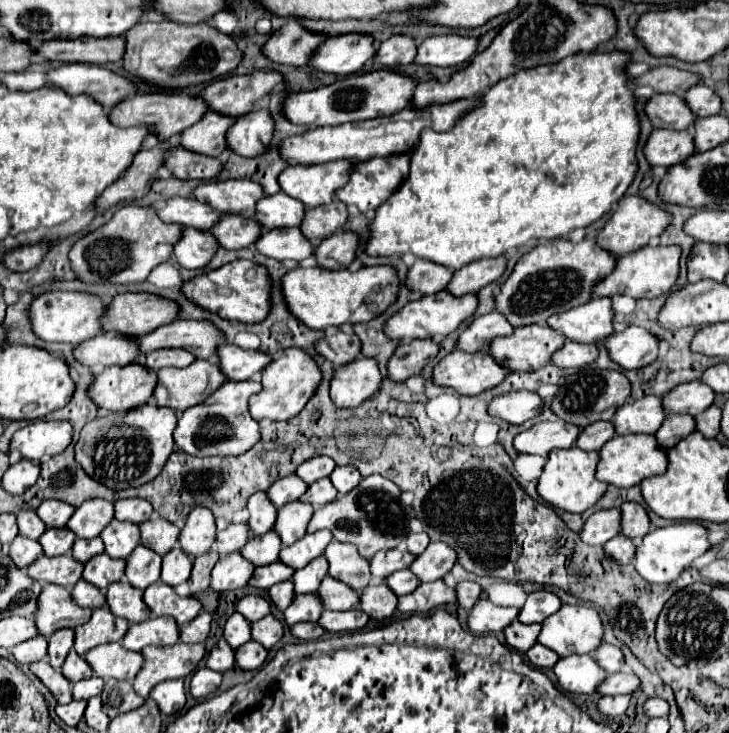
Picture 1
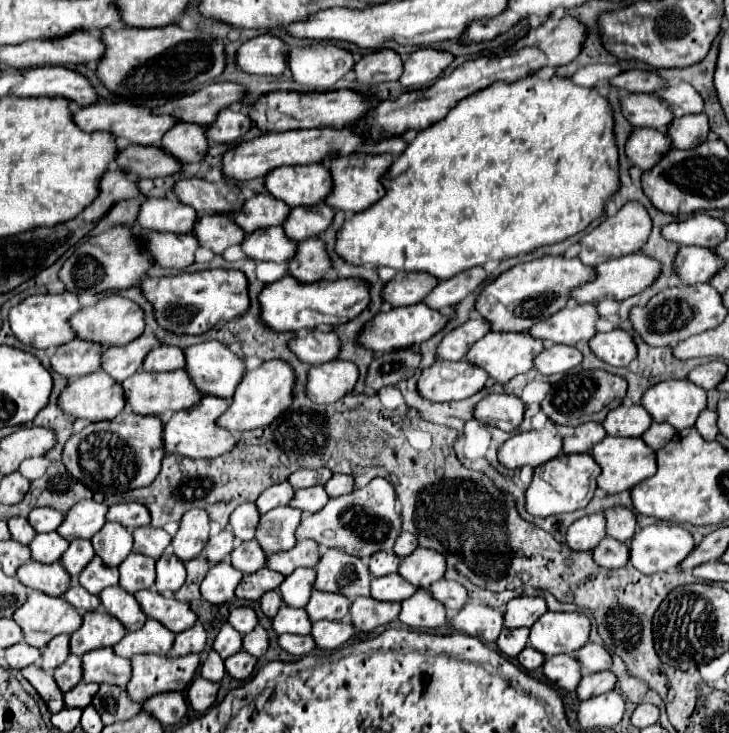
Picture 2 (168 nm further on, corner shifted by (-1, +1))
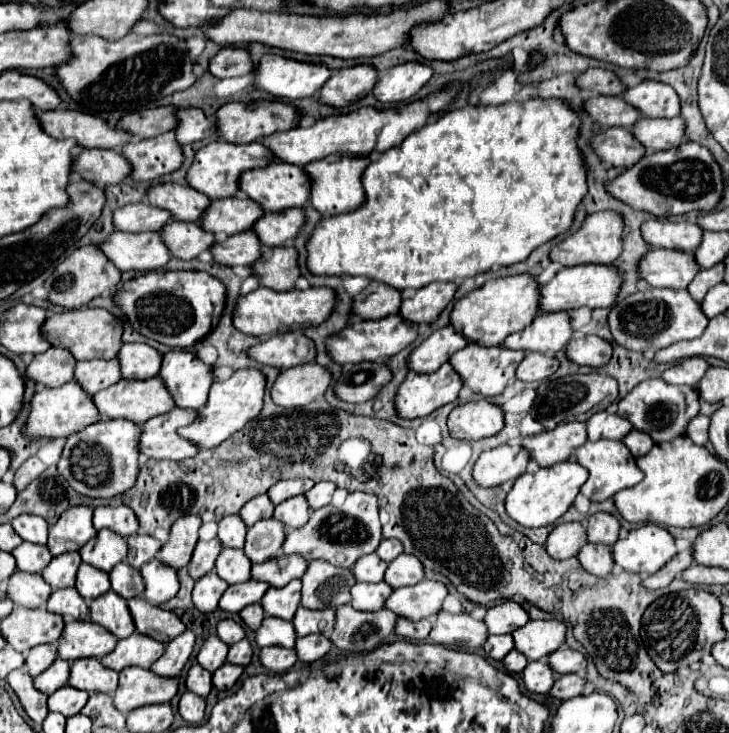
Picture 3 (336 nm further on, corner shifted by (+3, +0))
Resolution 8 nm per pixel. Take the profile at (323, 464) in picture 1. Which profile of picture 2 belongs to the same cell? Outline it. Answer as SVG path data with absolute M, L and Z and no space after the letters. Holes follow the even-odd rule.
M327 468L321 470L297 470L289 476L289 484L293 484L295 490L299 488L309 488L309 486L317 486L317 484L325 484L333 474Z

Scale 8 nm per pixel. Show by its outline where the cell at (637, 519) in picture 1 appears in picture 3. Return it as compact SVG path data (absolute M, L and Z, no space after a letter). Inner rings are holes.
M595 513L589 517L587 525L587 541L589 543L603 543L613 547L615 541L619 539L619 521L611 513Z

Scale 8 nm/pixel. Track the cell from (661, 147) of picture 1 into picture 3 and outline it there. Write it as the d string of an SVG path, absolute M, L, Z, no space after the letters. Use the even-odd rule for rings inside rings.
M607 127L593 139L595 153L613 167L633 167L637 165L645 155L645 145L637 141L637 137L623 127Z

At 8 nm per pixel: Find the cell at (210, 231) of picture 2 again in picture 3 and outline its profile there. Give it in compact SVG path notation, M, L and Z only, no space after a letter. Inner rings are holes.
M169 221L163 229L163 241L169 245L173 257L195 259L199 253L209 251L215 243L215 235L205 231L199 221Z

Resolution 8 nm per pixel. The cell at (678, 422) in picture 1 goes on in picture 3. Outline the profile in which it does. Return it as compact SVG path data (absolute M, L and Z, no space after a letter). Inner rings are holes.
M633 429L625 439L625 445L627 445L627 449L635 455L635 457L641 457L641 455L645 455L645 453L649 453L651 449L653 449L653 439L649 437L649 433L643 433L643 431L639 431L639 429Z

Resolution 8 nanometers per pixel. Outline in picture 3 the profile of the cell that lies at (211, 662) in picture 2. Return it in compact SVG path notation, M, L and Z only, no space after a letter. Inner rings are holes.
M195 663L189 673L187 673L187 681L185 681L187 689L201 695L201 697L207 697L209 691L213 689L213 683L211 683L211 671L207 669L201 669L199 663Z

